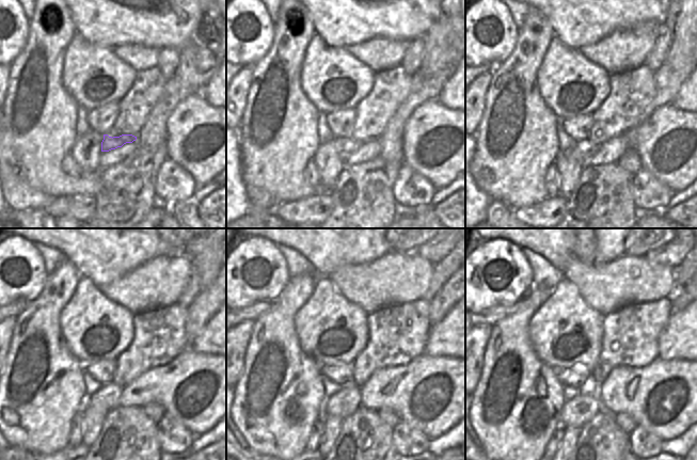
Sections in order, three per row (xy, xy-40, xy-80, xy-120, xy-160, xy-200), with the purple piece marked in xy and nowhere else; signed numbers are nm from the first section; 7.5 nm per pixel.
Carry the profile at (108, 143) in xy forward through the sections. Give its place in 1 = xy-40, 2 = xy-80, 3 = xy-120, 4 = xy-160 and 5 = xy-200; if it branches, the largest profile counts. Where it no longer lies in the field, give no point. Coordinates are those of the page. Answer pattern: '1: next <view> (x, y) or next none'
1: next xy-40 (345, 146)
2: next xy-80 (584, 151)
3: next xy-120 (107, 397)
4: next xy-160 (343, 403)
5: next xy-200 (576, 412)

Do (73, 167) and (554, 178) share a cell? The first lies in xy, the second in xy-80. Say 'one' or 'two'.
one

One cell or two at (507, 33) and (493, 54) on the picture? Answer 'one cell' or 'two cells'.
one cell

